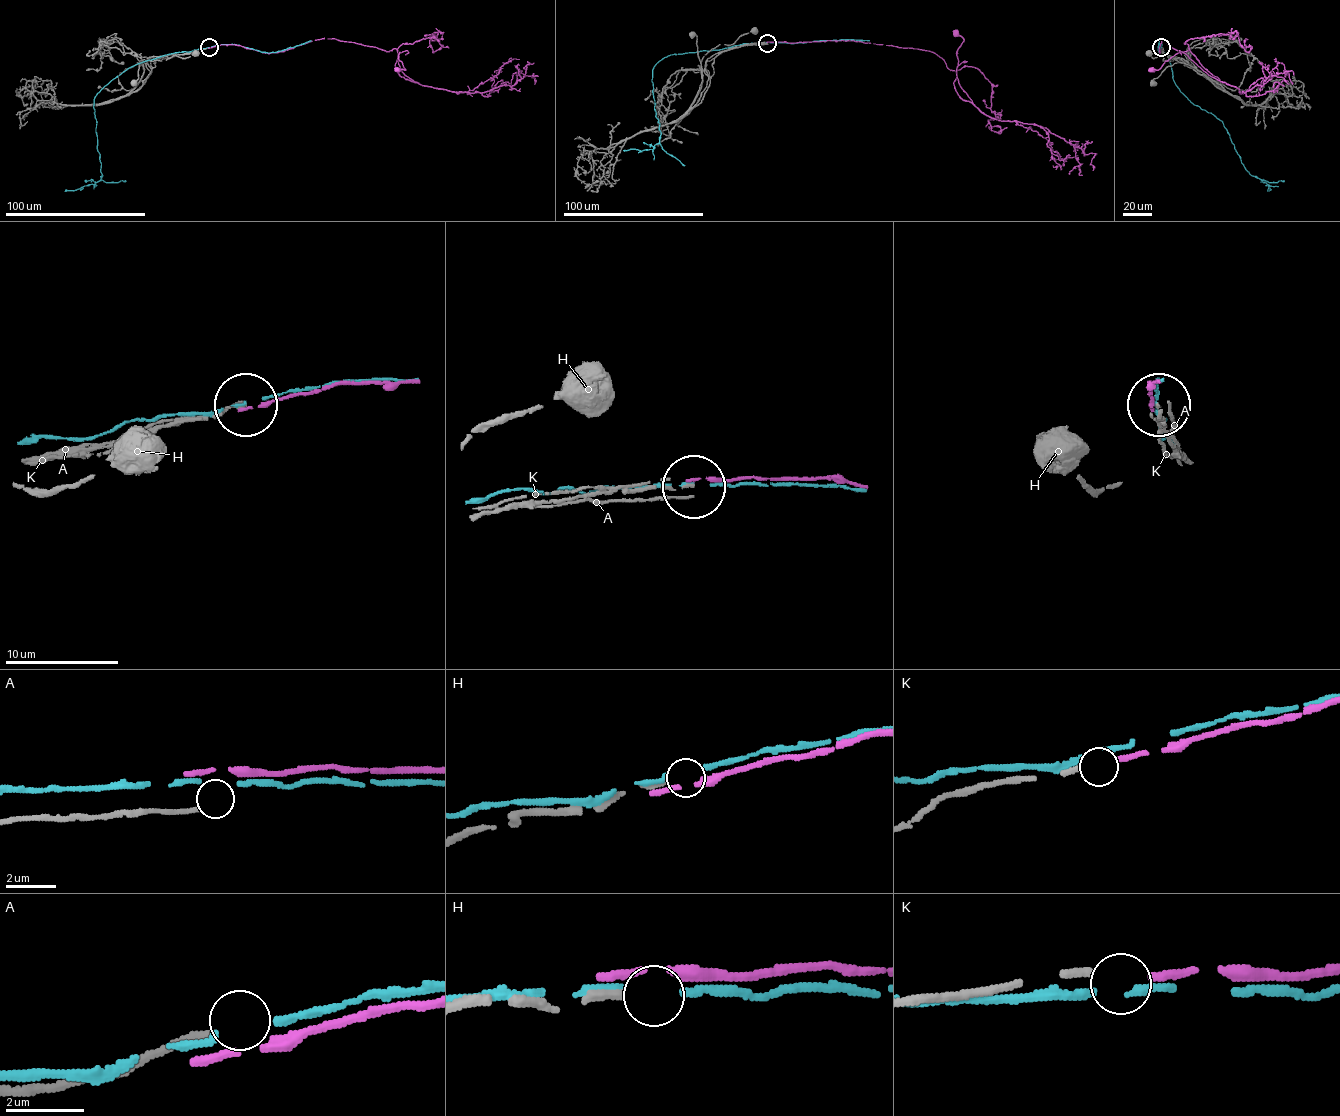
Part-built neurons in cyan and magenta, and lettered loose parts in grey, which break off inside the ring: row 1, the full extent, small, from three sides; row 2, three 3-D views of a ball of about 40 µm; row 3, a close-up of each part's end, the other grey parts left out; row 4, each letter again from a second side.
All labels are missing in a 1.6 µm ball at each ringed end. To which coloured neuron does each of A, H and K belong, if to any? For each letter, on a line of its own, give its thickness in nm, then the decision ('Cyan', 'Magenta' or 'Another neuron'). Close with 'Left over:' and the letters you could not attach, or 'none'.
A: Thickness 190 nm. Another neuron
H: Thickness 240 nm. Another neuron
K: Thickness 200 nm. Magenta
Left over: A, H

